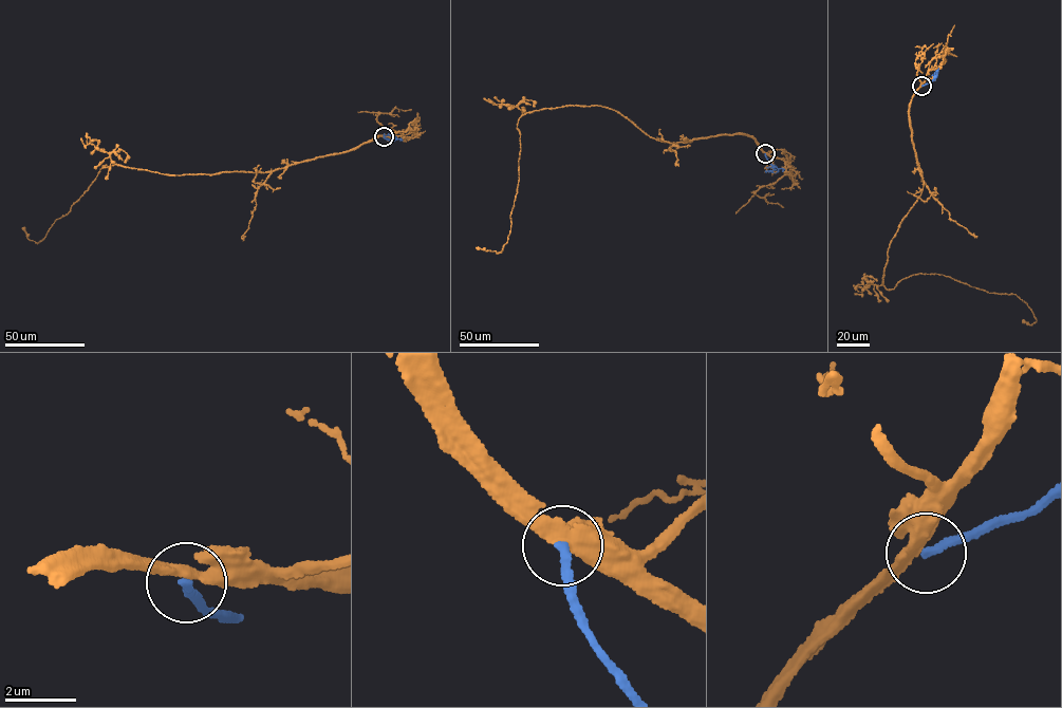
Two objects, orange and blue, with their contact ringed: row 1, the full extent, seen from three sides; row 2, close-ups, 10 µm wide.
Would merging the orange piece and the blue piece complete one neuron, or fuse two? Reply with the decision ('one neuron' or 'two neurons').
two neurons

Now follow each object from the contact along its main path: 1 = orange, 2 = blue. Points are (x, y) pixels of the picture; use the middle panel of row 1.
1: (765, 153), (746, 134), (659, 141), (604, 107), (527, 112), (517, 127), (507, 242), (497, 254), (476, 247)
2: (765, 153), (775, 167), (765, 172)

